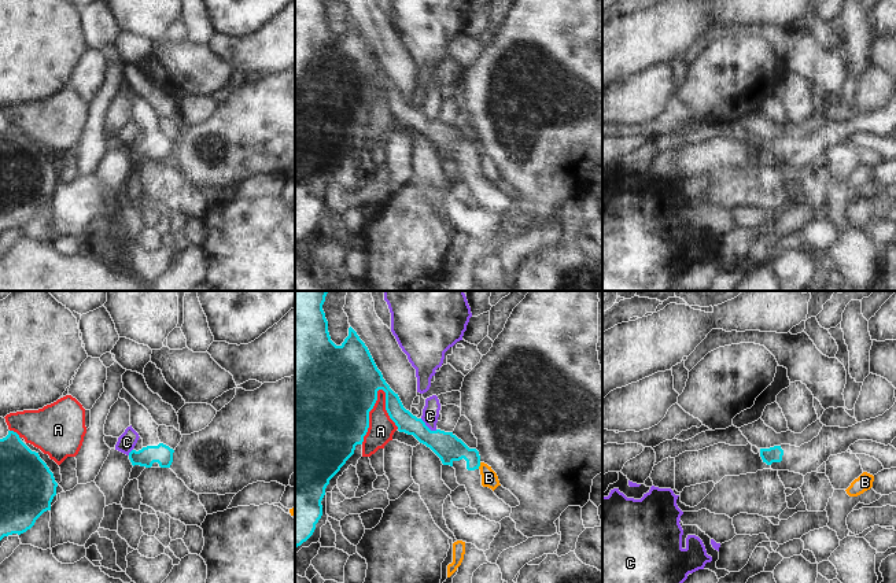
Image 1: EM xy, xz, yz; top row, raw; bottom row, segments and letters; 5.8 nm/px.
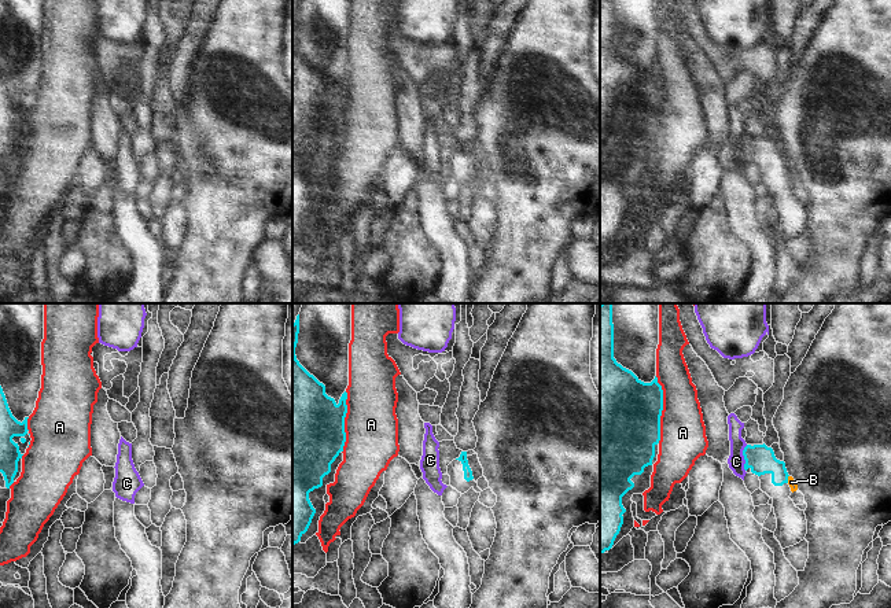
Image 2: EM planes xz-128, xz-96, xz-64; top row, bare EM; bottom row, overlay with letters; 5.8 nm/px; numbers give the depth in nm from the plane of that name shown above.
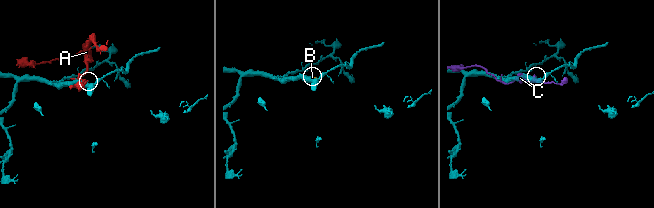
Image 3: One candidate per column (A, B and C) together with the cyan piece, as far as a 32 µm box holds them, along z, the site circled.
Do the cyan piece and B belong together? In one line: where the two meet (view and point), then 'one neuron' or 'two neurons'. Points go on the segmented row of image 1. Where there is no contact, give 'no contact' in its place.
contact xz (479, 465); two neurons

